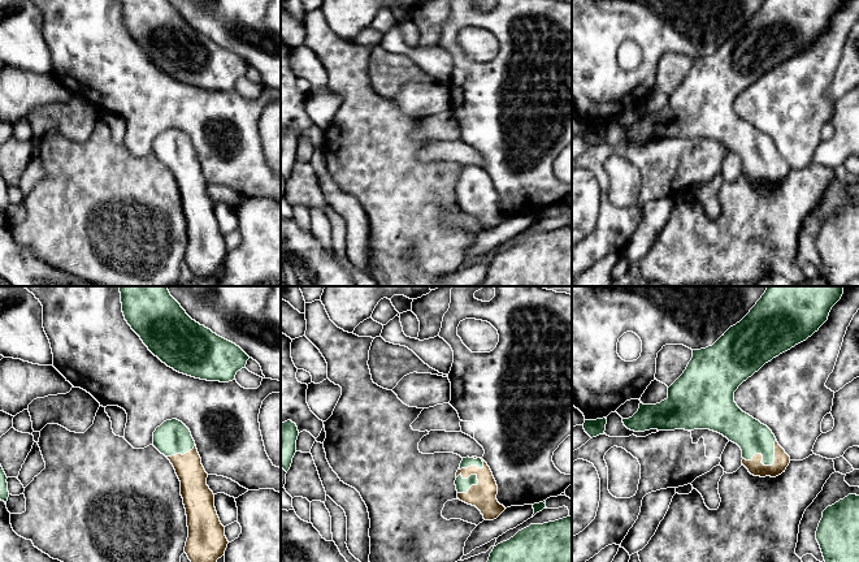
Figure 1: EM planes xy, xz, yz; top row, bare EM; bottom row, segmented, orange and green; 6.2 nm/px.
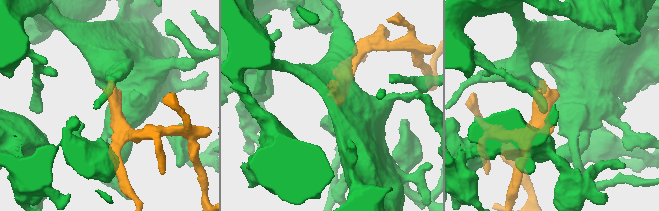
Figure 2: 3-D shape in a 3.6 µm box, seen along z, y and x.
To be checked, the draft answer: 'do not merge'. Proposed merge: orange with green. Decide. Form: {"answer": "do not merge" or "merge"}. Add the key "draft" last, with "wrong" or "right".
{"answer": "merge", "draft": "wrong"}

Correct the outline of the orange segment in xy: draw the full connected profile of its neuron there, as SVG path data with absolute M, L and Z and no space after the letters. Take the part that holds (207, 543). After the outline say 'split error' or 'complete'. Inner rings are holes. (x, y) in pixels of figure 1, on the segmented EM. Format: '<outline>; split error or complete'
M177 419L166 420L153 432L152 445L170 461L181 481L188 527L185 553L191 562L217 562L229 541L190 429Z; split error

